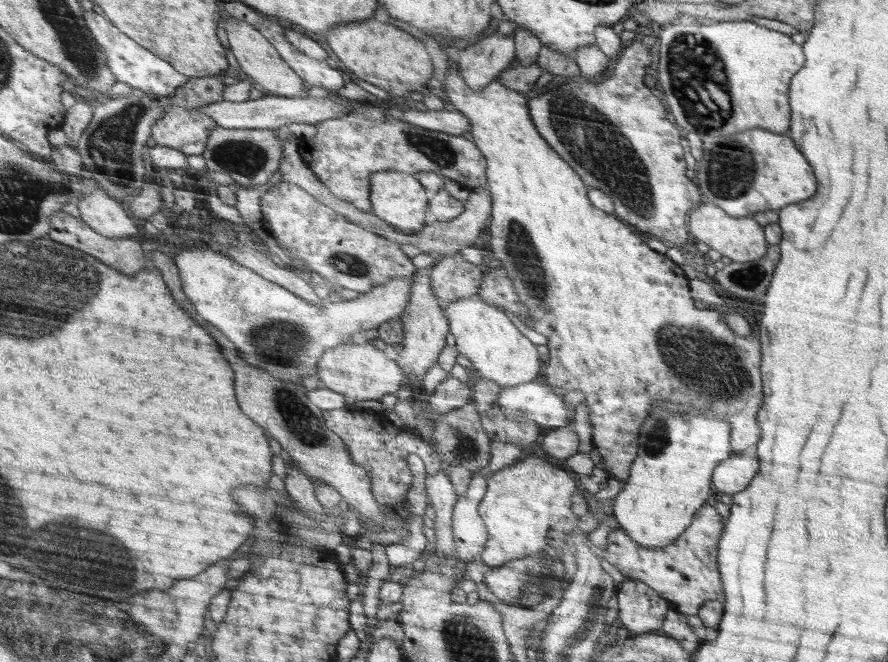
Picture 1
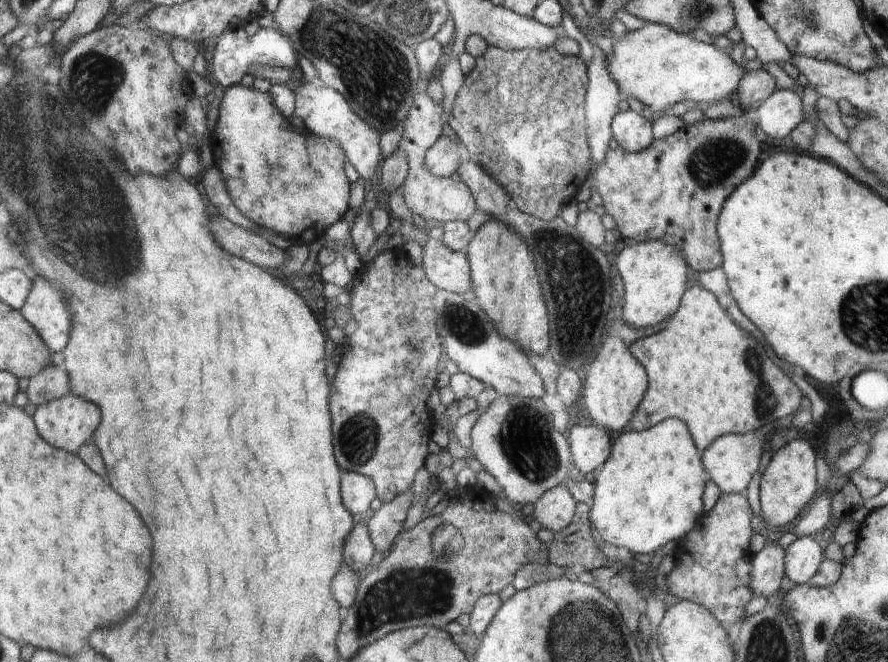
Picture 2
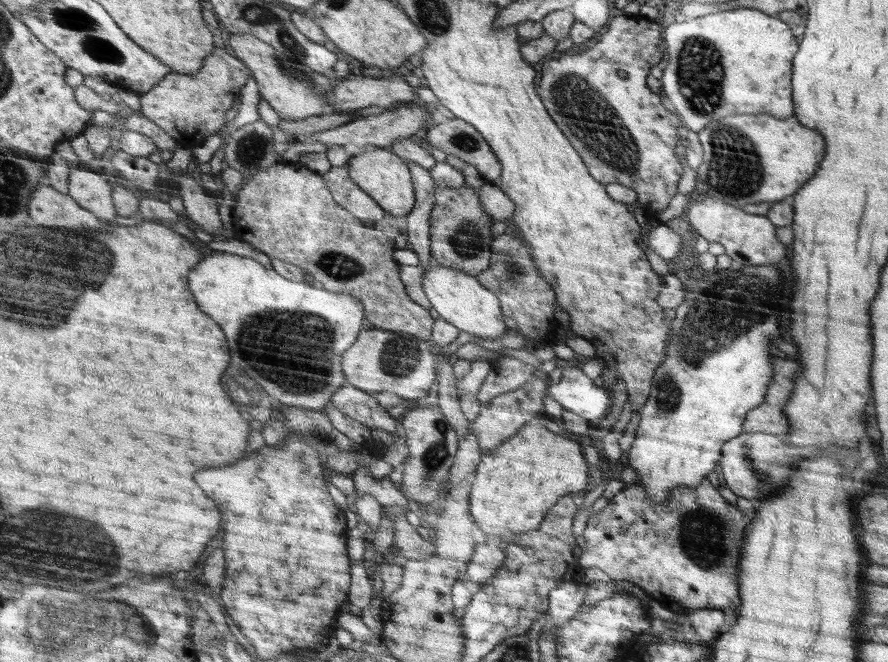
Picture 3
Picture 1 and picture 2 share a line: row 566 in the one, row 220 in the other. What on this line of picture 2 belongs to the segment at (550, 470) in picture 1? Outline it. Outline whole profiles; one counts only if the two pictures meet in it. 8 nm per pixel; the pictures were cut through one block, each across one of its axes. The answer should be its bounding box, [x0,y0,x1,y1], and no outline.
[465,217,548,358]

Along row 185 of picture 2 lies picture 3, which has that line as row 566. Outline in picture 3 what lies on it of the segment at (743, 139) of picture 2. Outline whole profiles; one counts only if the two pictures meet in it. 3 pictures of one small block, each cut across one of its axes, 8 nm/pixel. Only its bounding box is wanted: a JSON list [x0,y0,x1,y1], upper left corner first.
[580,478,753,610]

